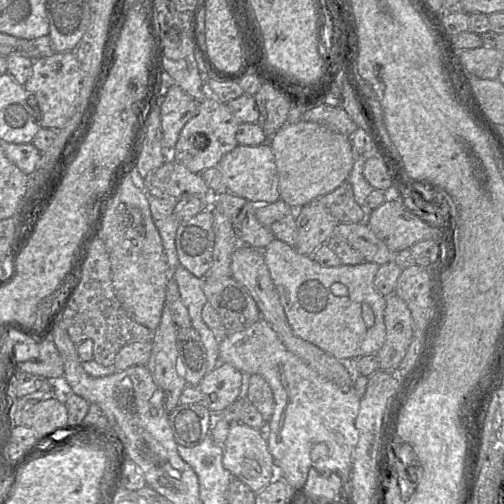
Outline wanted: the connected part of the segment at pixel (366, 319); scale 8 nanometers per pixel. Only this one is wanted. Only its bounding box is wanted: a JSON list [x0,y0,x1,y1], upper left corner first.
[262,238,387,362]

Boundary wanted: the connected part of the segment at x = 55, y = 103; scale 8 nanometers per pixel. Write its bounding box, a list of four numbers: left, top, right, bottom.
[24,52,81,129]

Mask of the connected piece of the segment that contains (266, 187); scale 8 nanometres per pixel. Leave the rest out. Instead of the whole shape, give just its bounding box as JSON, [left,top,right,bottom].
[217,139,281,205]

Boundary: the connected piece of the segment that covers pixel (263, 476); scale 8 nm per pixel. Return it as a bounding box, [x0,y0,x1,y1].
[223,423,274,493]

